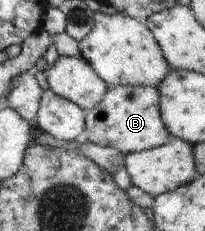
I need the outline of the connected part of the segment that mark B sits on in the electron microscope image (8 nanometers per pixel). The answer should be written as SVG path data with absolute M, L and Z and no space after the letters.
M115 86L109 88L102 100L89 110L86 115L85 128L89 131L89 141L101 147L114 147L125 155L153 149L166 144L171 137L166 125L162 122L159 109L160 93L158 88L145 86Z

